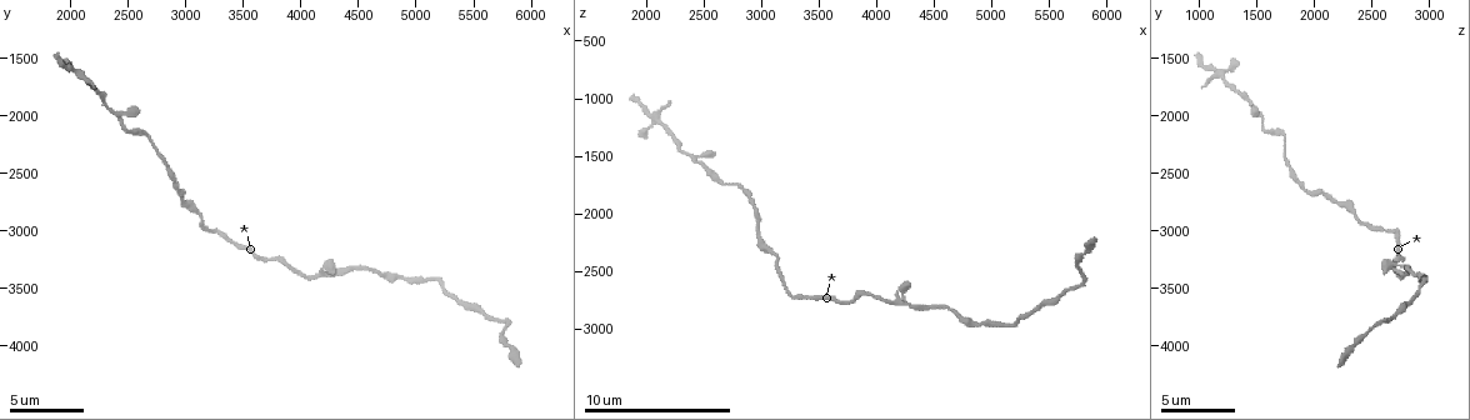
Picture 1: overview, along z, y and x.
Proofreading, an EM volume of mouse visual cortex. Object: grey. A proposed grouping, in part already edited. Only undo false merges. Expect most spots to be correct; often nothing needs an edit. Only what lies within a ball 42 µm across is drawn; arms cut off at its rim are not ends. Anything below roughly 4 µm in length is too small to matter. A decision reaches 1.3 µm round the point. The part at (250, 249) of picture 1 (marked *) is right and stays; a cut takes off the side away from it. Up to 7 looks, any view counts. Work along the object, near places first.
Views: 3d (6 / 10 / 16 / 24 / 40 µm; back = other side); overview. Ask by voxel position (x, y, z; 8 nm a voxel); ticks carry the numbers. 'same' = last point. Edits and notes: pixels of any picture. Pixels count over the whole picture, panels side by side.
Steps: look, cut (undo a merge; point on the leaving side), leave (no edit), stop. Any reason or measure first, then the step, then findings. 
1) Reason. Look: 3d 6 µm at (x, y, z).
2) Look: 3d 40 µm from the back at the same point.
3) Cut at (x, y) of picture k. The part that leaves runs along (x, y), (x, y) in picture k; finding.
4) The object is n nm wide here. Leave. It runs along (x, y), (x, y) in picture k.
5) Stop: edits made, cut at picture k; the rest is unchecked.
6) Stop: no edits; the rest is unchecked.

Calibre changes. Look: 3d 10 µm at (5340, 3560, 2880).

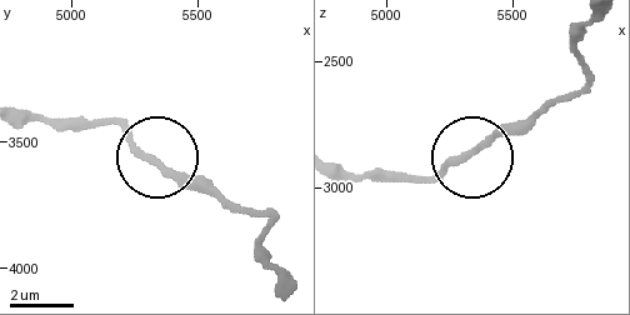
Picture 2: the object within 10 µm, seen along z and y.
The object is 210 nm wide here. Leave. It runs along (24, 116), (113, 124), (223, 199) in picture 2; all the same neuron.

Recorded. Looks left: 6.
Calibre changes. Look: 3d 16 µm at (2980, 2700, 2140).

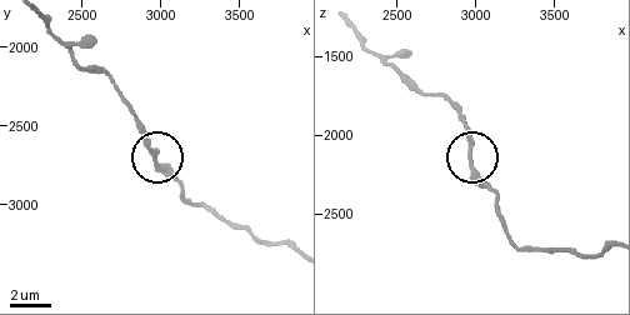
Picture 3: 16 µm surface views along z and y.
Leave. It runs along (561, 249), (515, 244), (496, 194), (476, 169), (463, 110) in picture 3; continuous, no second neuron.

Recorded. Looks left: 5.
Small branch off a trunk. Look: 3d 10 µm at (2440, 2100, 1520).

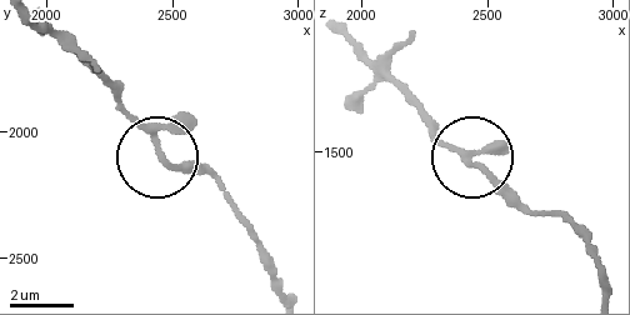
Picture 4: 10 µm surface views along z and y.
3 arms meet here. Leave. All the same neuron.

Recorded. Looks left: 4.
Stop: no edits; the rest is unchecked.

